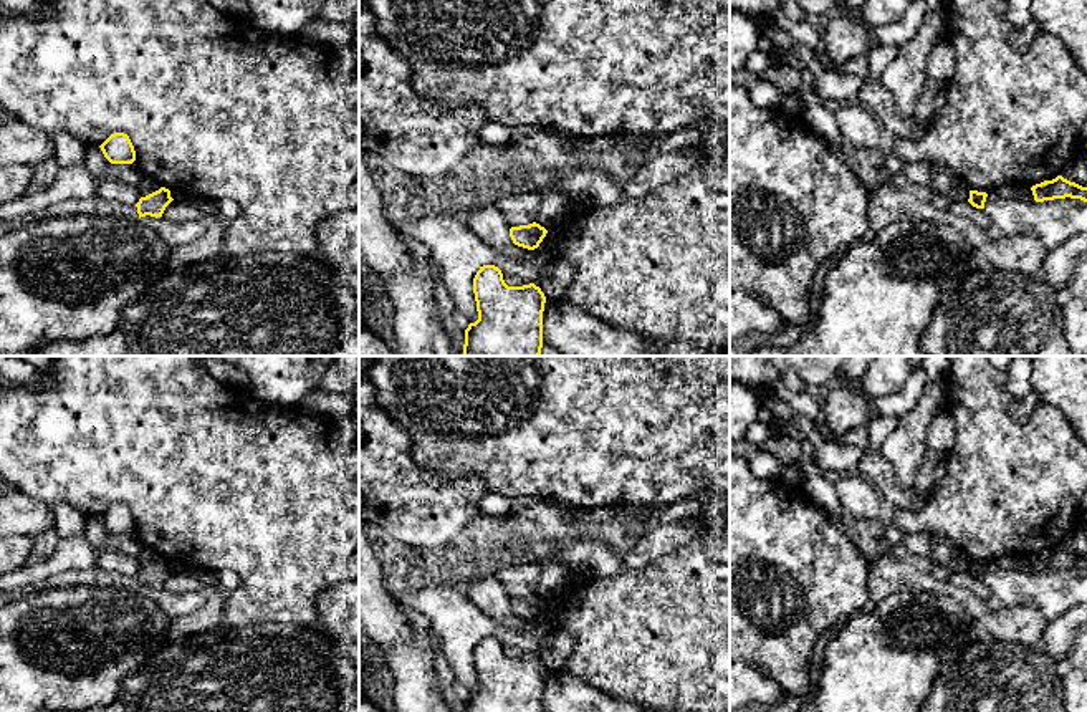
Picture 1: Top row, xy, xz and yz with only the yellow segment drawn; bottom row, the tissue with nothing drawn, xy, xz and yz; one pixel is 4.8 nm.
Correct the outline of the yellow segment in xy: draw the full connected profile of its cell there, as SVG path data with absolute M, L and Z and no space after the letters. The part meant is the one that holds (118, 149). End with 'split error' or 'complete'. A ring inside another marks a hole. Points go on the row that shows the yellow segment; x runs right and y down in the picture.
M124 132L111 134L99 147L111 164L132 164L136 161L134 146Z | complete

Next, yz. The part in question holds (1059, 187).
M1057 176L1052 180L1036 184L1031 187L1031 190L1036 202L1065 199L1065 197L1080 199L1087 202L1087 187L1070 182L1062 176Z | complete

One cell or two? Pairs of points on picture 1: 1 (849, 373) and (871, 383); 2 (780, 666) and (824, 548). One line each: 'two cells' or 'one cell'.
1: two cells
2: one cell

